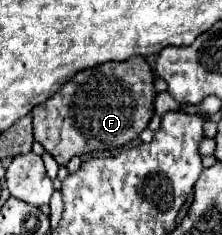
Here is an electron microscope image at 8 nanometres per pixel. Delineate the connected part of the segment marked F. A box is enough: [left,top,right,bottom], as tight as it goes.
[34,56,156,166]

